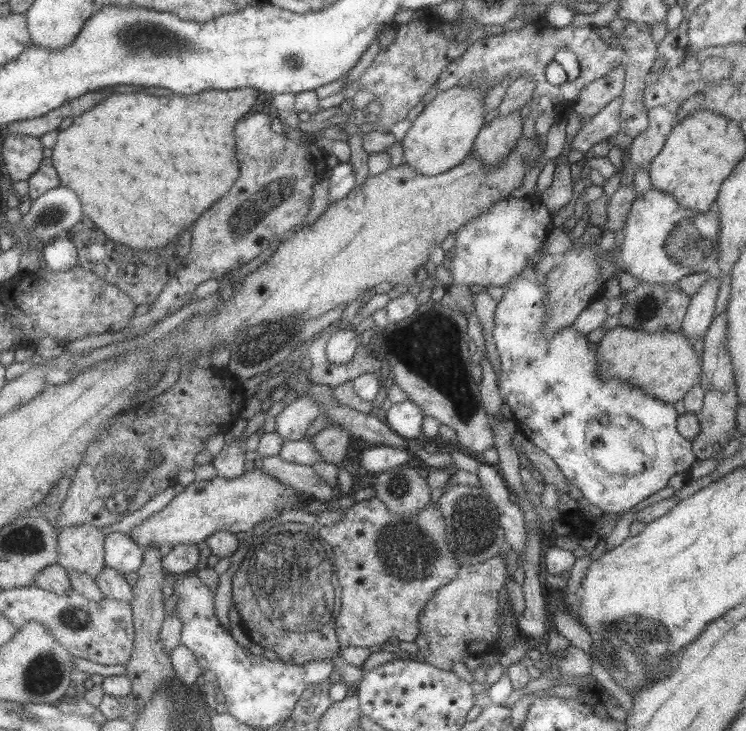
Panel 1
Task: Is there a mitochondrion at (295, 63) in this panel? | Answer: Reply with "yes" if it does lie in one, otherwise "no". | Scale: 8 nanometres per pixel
yes

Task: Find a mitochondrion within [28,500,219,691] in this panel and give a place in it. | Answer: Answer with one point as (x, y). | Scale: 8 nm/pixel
(75, 618)

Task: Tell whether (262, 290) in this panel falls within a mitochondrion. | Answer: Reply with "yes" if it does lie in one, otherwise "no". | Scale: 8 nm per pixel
no

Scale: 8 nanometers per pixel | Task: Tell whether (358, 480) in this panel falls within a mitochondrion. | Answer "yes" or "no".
no

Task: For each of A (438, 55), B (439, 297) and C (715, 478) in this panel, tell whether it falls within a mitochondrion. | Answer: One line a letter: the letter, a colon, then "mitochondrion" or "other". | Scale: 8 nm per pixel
A: other
B: other
C: other

